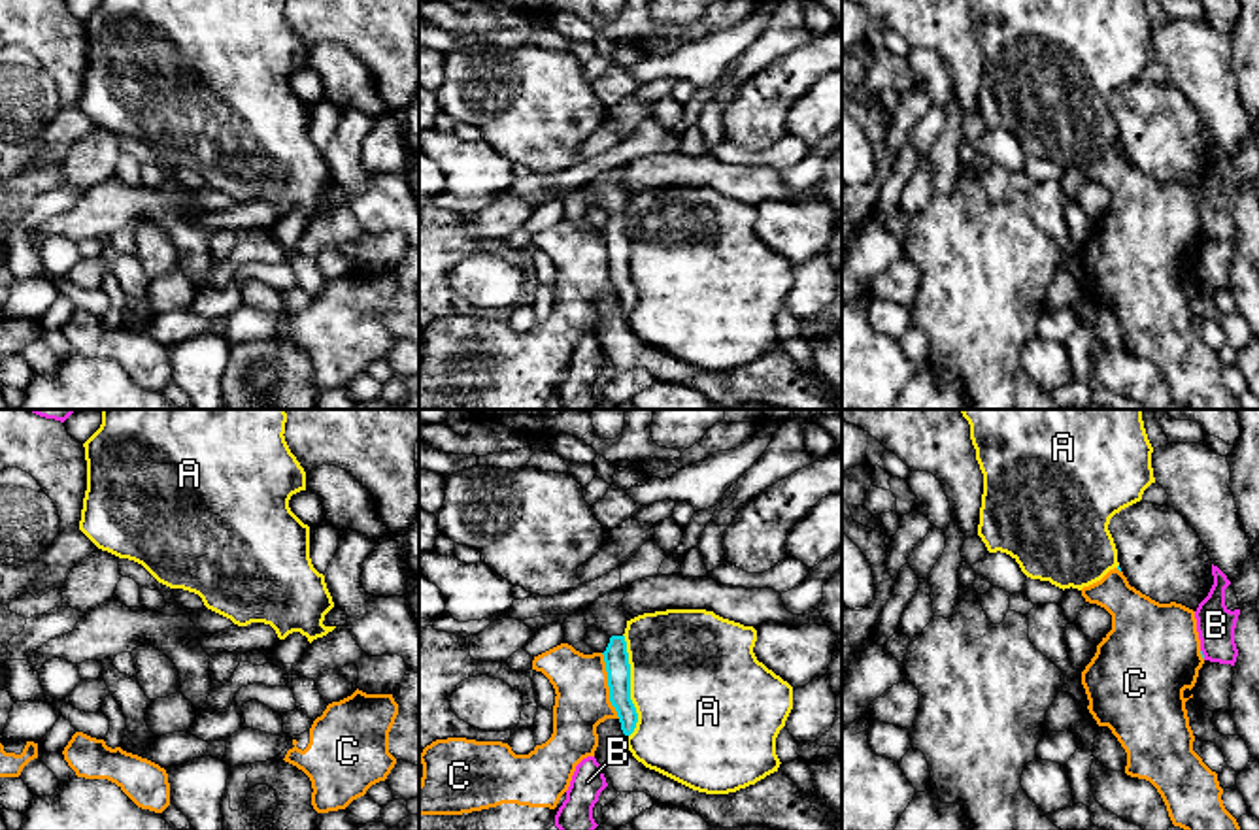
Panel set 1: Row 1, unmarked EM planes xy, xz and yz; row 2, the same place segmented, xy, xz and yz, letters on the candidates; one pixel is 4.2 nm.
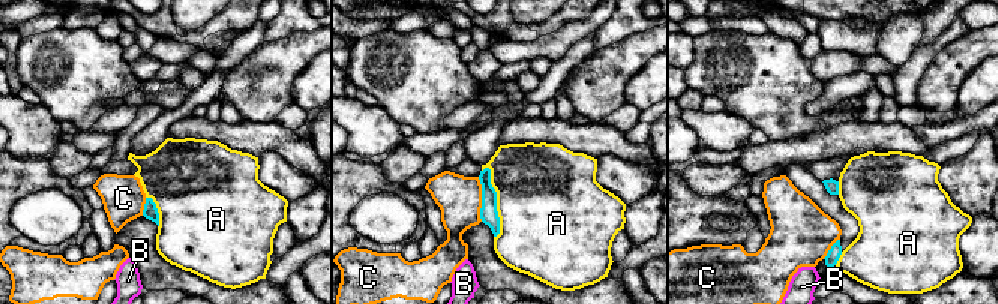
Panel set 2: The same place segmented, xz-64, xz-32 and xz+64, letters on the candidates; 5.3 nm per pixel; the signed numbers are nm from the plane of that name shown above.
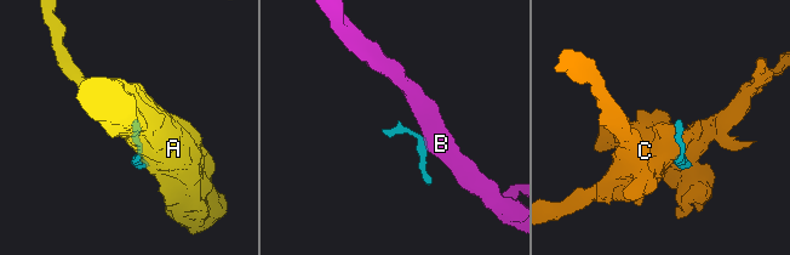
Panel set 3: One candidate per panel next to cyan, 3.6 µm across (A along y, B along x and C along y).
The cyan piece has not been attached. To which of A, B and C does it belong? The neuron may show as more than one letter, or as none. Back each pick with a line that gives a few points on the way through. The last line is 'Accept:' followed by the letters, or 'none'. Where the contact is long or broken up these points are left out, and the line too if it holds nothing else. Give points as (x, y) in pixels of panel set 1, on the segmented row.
Accept: none

